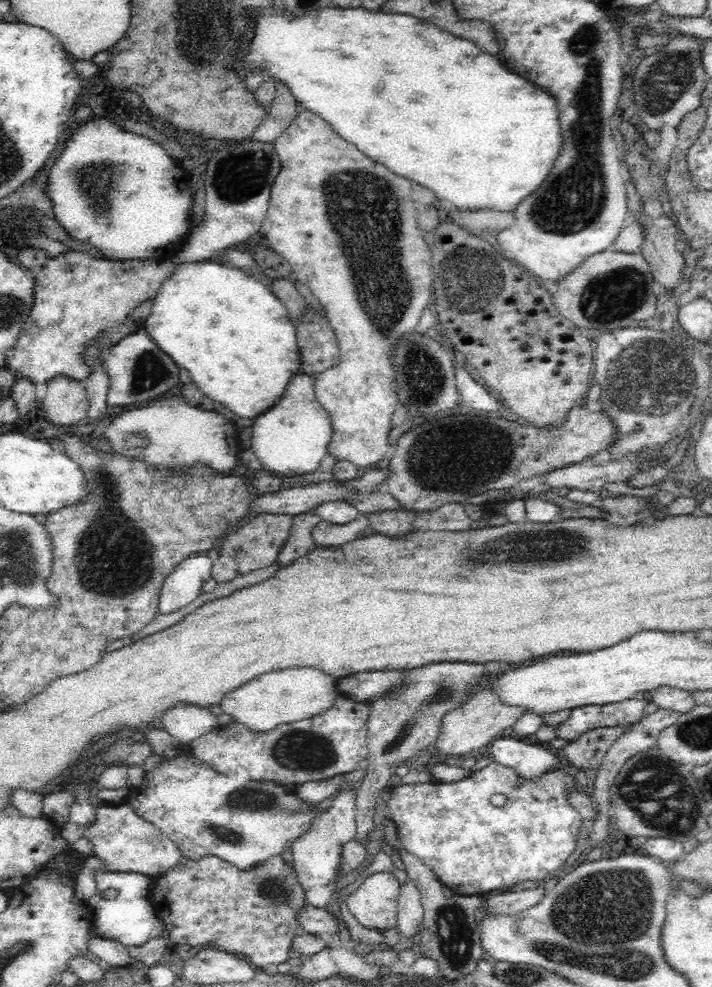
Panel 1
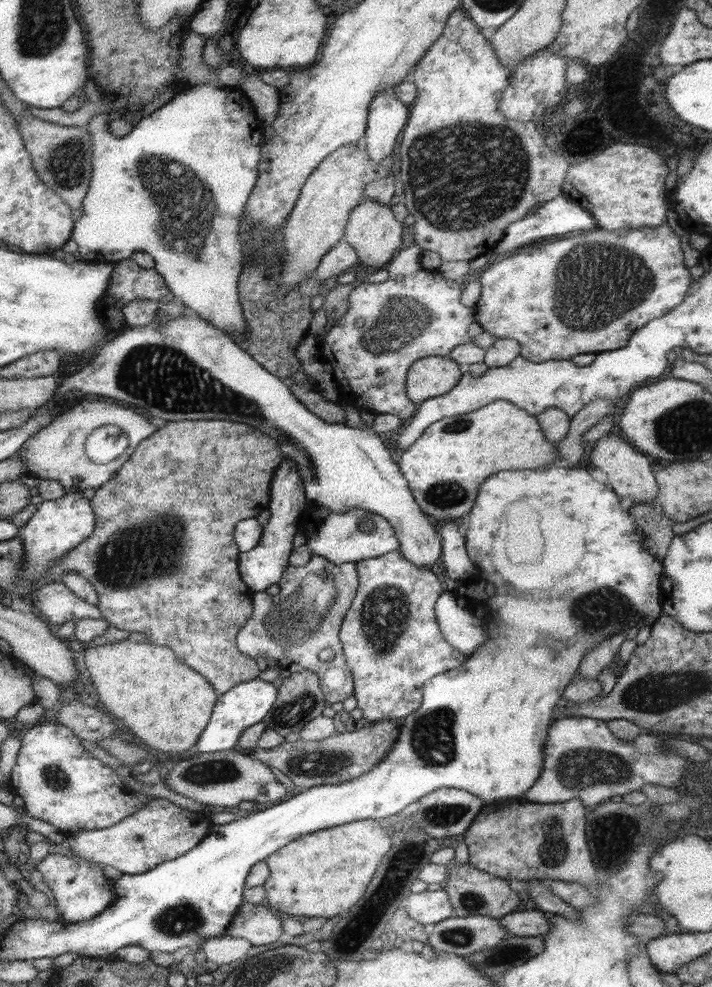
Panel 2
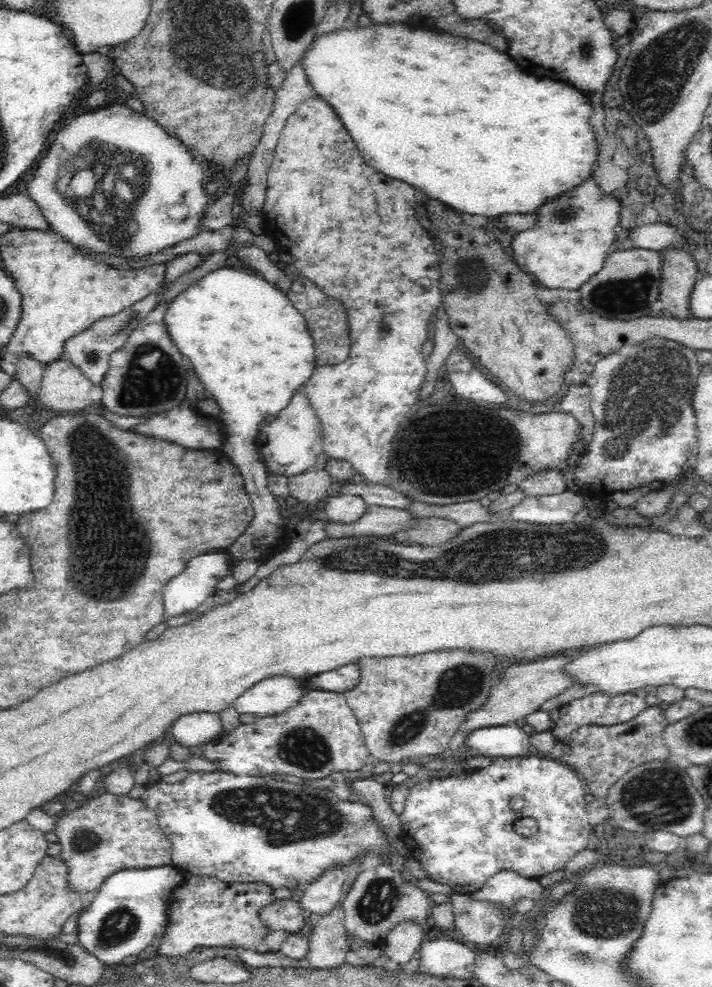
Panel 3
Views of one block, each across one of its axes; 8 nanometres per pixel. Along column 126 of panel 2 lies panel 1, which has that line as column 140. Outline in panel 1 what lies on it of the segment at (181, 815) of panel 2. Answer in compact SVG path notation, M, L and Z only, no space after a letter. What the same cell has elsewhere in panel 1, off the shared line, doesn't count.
M101 803L96 808L96 818L90 828L79 830L81 836L92 842L93 856L104 862L104 869L133 872L148 876L156 876L172 870L181 857L176 843L162 834L153 824L138 818L134 811L125 803Z

